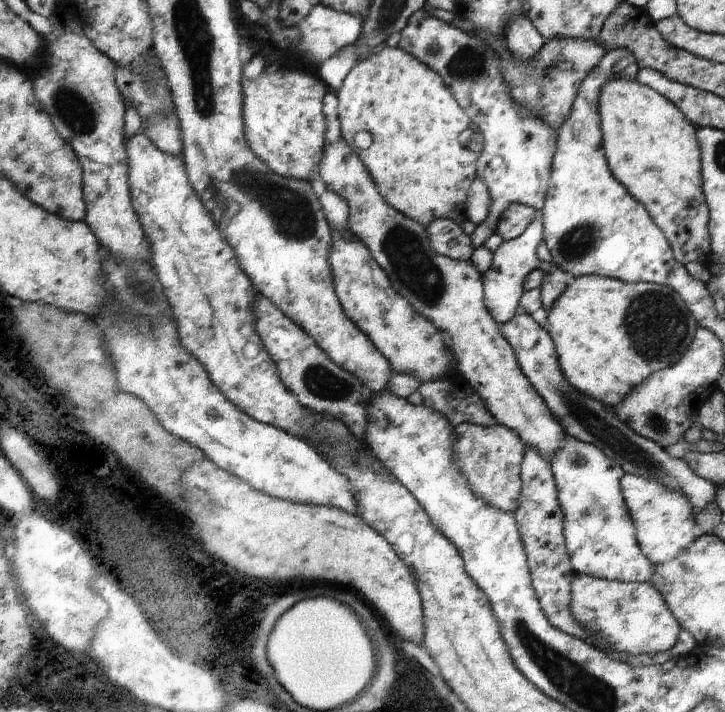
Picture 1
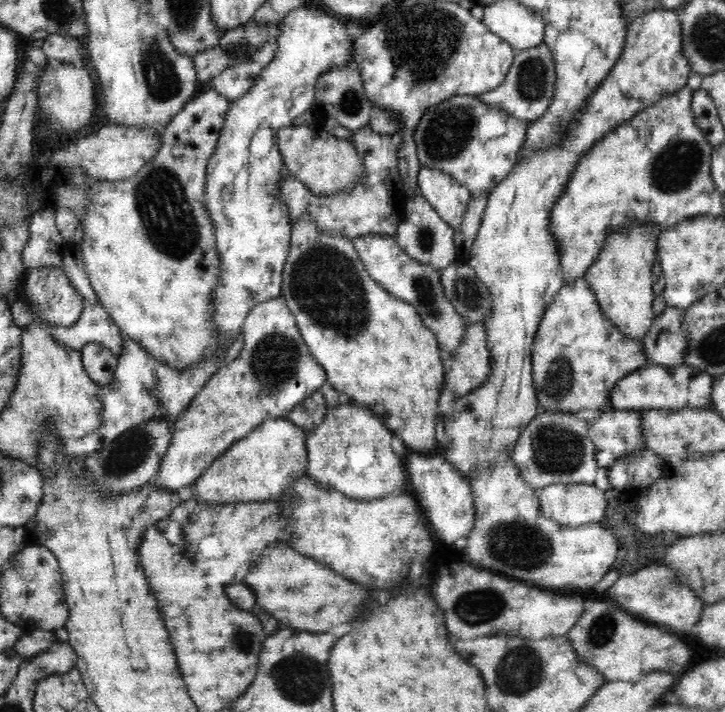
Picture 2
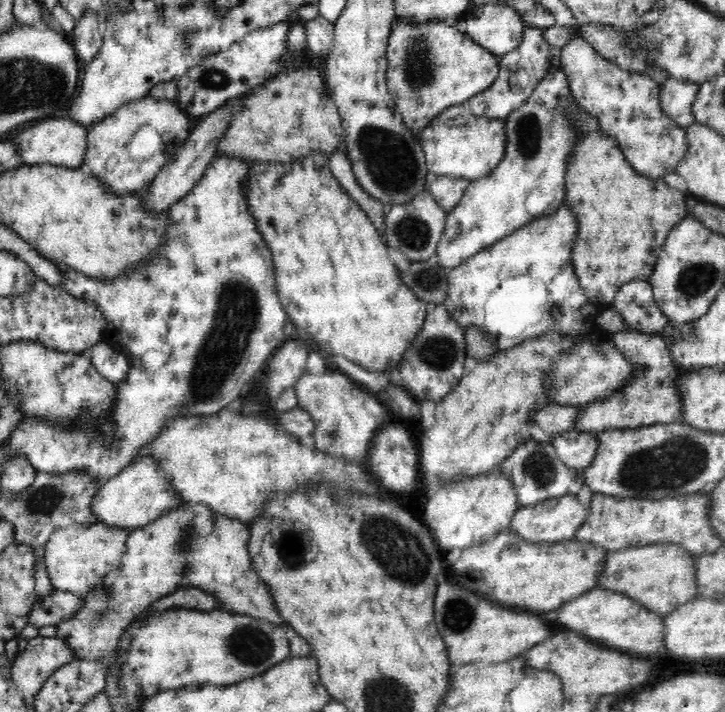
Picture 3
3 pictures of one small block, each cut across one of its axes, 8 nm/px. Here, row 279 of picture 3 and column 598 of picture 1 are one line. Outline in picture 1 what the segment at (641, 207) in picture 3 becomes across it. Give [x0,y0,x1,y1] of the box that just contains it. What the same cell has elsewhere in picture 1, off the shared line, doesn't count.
[569,573,680,656]

